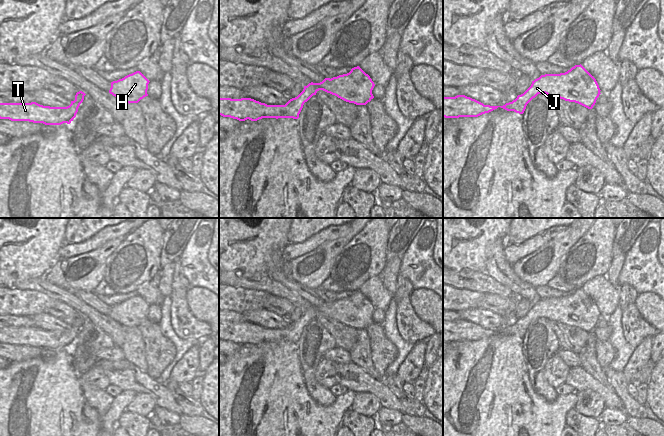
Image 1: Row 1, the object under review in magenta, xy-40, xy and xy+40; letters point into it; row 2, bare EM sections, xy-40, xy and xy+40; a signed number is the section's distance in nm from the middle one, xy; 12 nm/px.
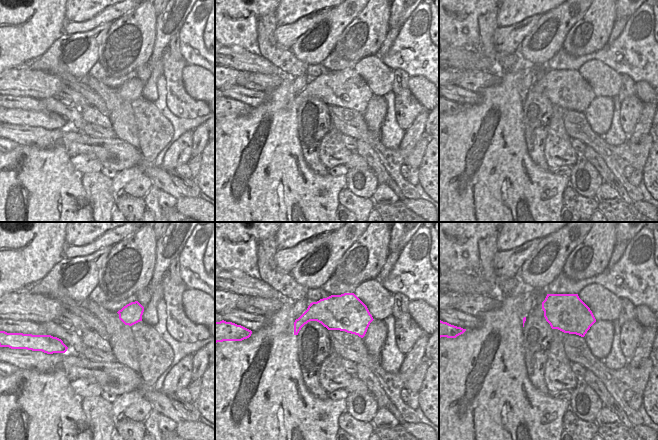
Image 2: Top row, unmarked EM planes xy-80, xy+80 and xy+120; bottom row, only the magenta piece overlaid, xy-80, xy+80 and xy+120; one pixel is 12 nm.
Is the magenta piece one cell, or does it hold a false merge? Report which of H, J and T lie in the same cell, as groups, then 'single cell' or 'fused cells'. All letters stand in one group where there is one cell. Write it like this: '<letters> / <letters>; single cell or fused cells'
H J T; single cell

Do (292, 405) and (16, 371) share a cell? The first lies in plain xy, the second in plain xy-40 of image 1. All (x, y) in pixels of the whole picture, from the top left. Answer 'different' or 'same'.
same

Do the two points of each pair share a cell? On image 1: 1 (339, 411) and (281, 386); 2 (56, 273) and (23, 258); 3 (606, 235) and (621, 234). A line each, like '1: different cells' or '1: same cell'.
1: same cell
2: different cells
3: different cells

